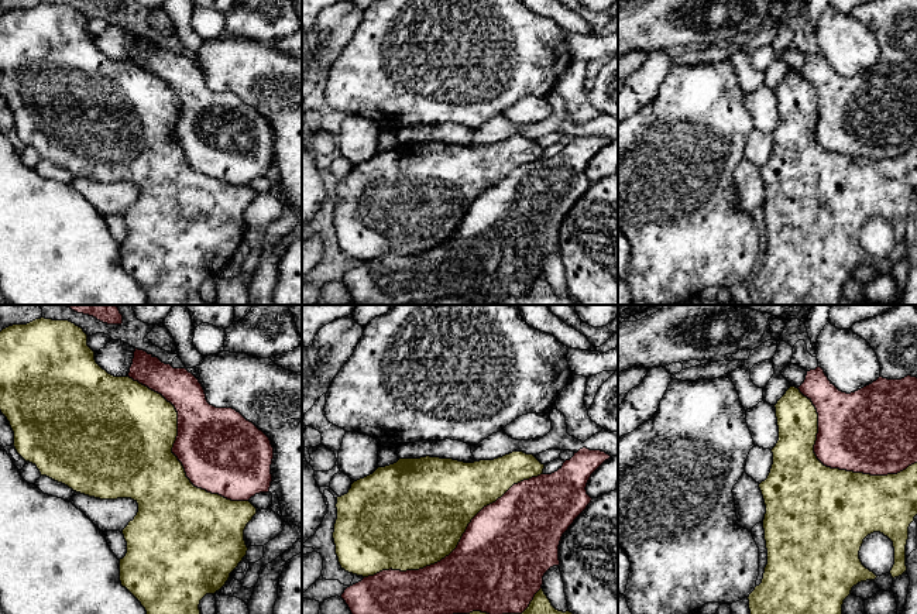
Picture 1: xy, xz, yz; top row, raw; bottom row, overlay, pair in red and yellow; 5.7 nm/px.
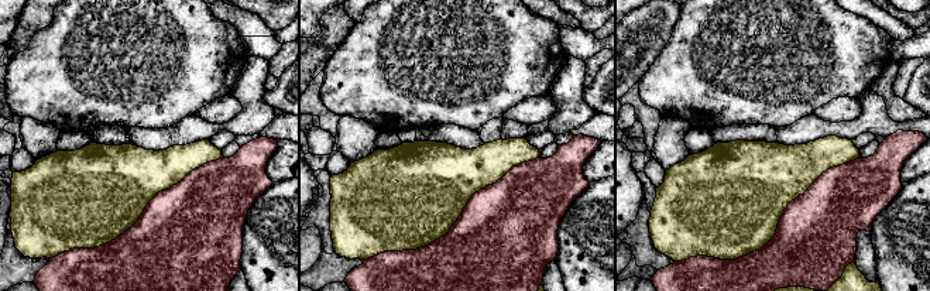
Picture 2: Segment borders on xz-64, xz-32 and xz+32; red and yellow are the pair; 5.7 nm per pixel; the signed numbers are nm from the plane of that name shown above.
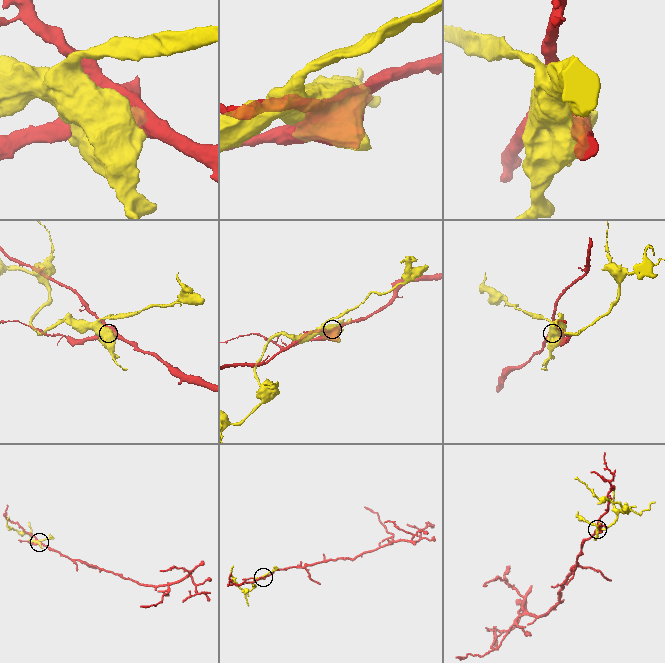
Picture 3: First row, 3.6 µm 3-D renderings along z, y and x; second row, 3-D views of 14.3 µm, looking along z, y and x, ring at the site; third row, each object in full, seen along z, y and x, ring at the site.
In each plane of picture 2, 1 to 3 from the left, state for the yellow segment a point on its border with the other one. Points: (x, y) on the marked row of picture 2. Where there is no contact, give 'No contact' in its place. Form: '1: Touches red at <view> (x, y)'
1: Touches red at xz-64 (139, 218)
2: Touches red at xz-32 (455, 222)
3: Touches red at xz+32 (775, 235)

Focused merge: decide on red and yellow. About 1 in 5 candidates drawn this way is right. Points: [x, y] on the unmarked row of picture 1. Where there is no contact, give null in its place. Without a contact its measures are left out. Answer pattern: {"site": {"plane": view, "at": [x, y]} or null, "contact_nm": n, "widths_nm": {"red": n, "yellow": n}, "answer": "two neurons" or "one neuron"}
{"site": {"plane": "xz", "at": [459, 227]}, "contact_nm": 1200, "widths_nm": {"red": 500, "yellow": 480}, "answer": "two neurons"}

